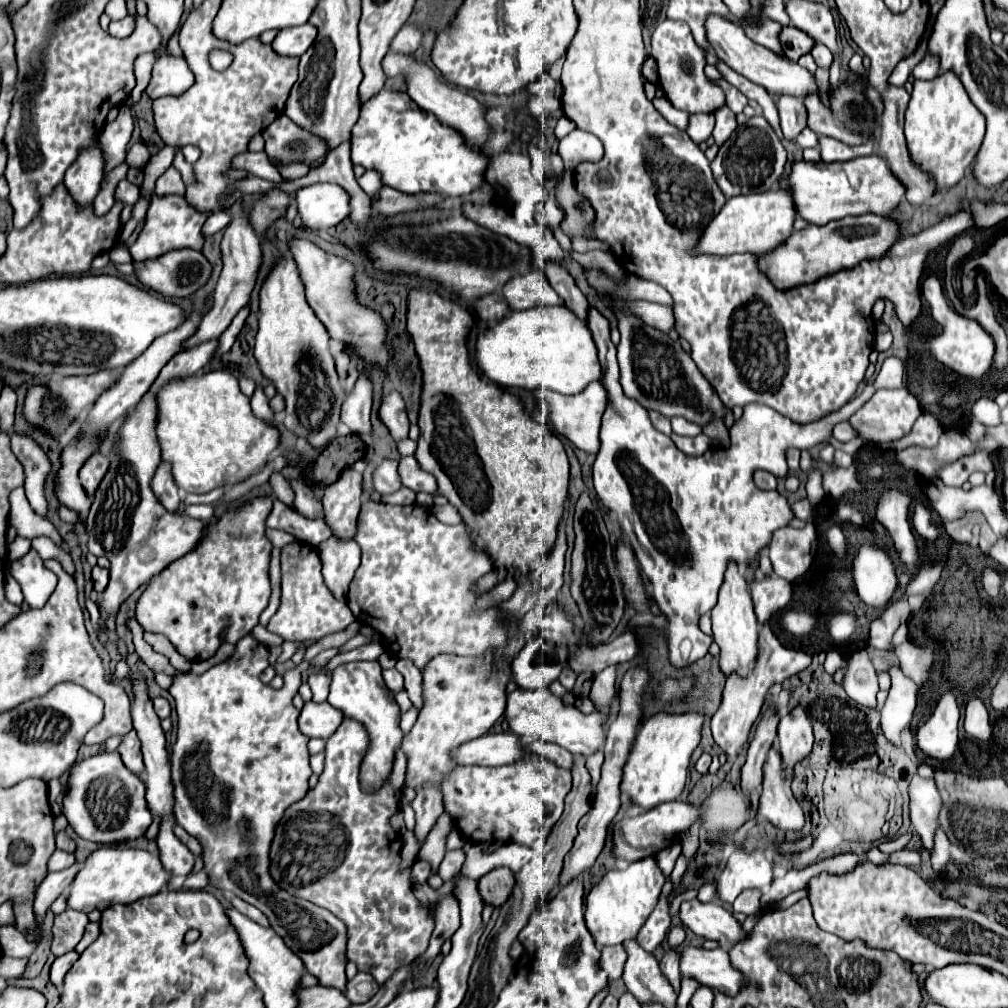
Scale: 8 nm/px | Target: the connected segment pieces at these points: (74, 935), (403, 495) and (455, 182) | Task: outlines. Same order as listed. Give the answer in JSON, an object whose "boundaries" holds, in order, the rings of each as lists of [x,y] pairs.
{"boundaries":[[[[66,909],[64,913],[56,915],[54,927],[52,927],[52,933],[54,933],[52,953],[56,957],[60,957],[60,955],[72,951],[84,935],[86,923],[88,923],[86,913],[80,913],[74,909]]],[[[402,487],[398,493],[388,495],[388,497],[382,497],[382,495],[374,493],[374,495],[372,495],[372,499],[374,499],[374,501],[394,503],[394,505],[410,505],[410,503],[414,503],[414,501],[416,501],[416,493],[414,493],[414,491],[410,491],[410,489],[406,489],[406,487]]],[[[384,89],[362,105],[360,119],[352,127],[352,163],[382,173],[384,185],[402,193],[440,193],[446,197],[468,195],[484,183],[486,159],[466,151],[462,139],[450,127],[442,127],[434,115],[418,111],[404,91]]]]}

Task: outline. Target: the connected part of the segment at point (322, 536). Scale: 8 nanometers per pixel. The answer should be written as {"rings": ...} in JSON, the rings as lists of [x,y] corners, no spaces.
{"rings":[[[278,499],[274,501],[274,509],[268,517],[268,527],[286,531],[286,533],[294,535],[300,543],[306,543],[312,547],[316,547],[318,543],[322,543],[334,535],[334,531],[324,521],[306,519],[306,517],[298,515],[298,511],[286,507]]]}

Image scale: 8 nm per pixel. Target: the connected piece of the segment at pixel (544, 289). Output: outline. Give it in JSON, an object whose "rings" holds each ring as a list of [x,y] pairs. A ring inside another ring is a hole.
{"rings":[[[534,269],[530,275],[510,279],[502,293],[514,311],[524,311],[540,305],[564,305],[562,297],[550,287],[542,269]]]}

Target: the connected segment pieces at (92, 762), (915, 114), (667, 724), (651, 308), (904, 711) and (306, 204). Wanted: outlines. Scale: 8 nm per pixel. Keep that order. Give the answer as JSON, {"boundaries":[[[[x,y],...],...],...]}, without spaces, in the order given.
{"boundaries":[[[[118,751],[98,753],[72,767],[64,795],[64,815],[78,837],[102,845],[138,839],[152,823],[144,801],[144,781],[126,769]]],[[[946,71],[930,81],[914,81],[912,99],[906,109],[904,133],[910,147],[910,155],[914,155],[916,163],[920,163],[924,171],[930,169],[934,173],[938,191],[954,187],[964,177],[966,167],[980,151],[984,131],[986,119],[968,97],[956,73]]],[[[660,711],[660,713],[652,715],[648,721],[644,721],[638,731],[638,737],[634,741],[634,747],[630,751],[630,757],[626,761],[626,767],[624,767],[622,791],[634,803],[638,803],[646,809],[652,809],[652,807],[666,803],[666,801],[676,801],[686,787],[690,757],[692,757],[694,749],[700,745],[704,721],[706,721],[706,713],[668,713],[668,711]]],[[[642,301],[642,303],[632,303],[630,309],[634,309],[634,313],[650,327],[656,327],[666,333],[674,329],[674,309],[672,307]]],[[[892,665],[888,669],[891,677],[891,688],[884,706],[880,710],[881,728],[884,737],[900,747],[900,735],[910,725],[912,713],[916,709],[916,693],[918,685],[906,677],[898,665]]],[[[316,183],[296,191],[302,223],[310,229],[336,227],[350,215],[350,195],[334,183]]]]}

